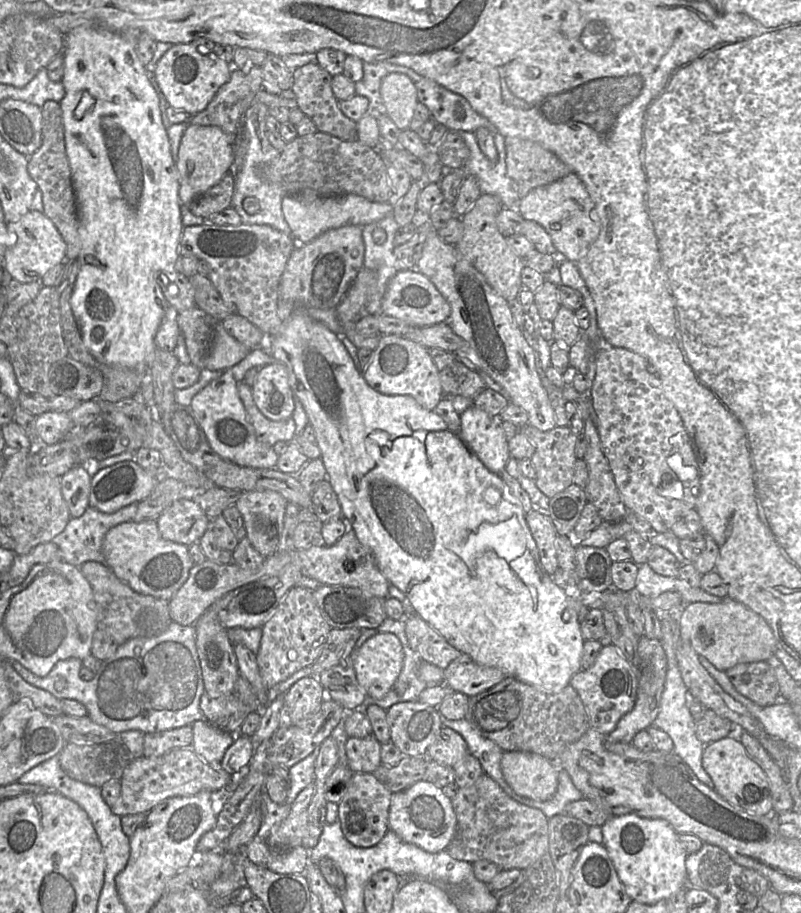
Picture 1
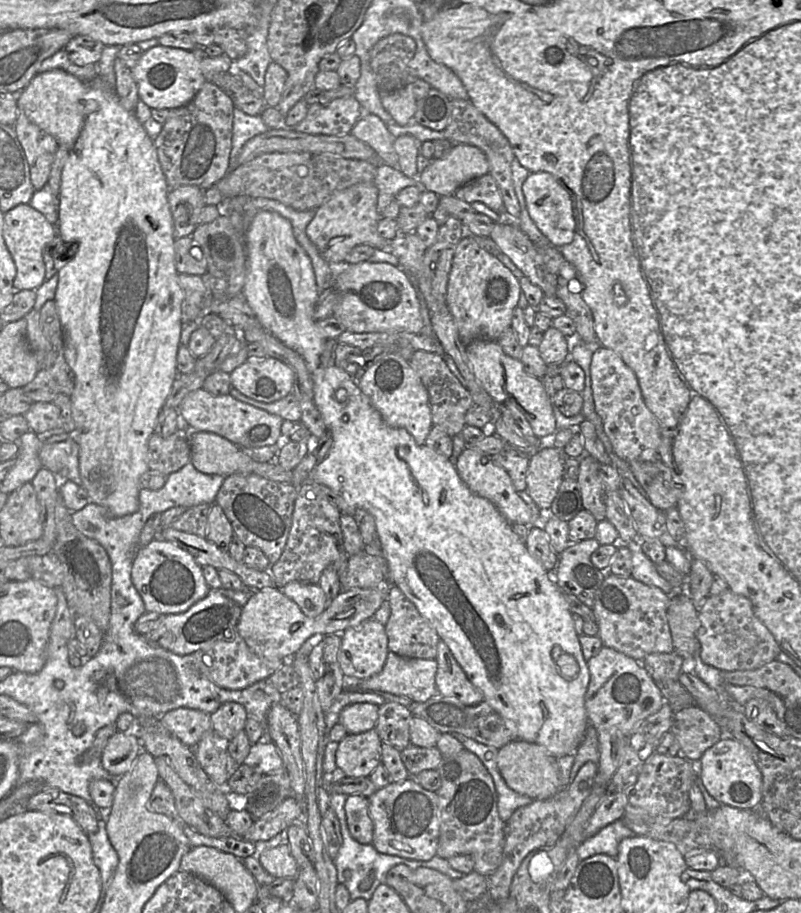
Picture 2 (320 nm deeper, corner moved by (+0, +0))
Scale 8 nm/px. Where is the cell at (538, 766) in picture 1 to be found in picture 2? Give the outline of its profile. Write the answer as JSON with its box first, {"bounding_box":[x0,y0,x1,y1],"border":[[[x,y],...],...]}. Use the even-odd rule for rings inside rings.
{"bounding_box":[497,740,562,800],"border":[[[523,740],[511,741],[498,750],[497,766],[510,789],[534,800],[551,798],[562,789],[557,758],[542,745]]]}

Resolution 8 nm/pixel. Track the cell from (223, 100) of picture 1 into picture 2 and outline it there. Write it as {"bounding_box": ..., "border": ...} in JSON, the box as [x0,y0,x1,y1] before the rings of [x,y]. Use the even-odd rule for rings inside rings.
{"bounding_box":[154,81,234,189],"border":[[[207,81],[189,103],[169,109],[169,117],[154,139],[169,189],[183,185],[207,189],[228,174],[234,108],[230,95]]]}

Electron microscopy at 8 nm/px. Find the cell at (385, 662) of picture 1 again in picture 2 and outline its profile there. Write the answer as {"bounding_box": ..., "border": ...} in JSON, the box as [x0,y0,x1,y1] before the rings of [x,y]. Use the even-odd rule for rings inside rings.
{"bounding_box":[338,618,388,680],"border":[[[371,618],[342,632],[338,661],[349,680],[362,680],[382,671],[388,653],[385,625]]]}

